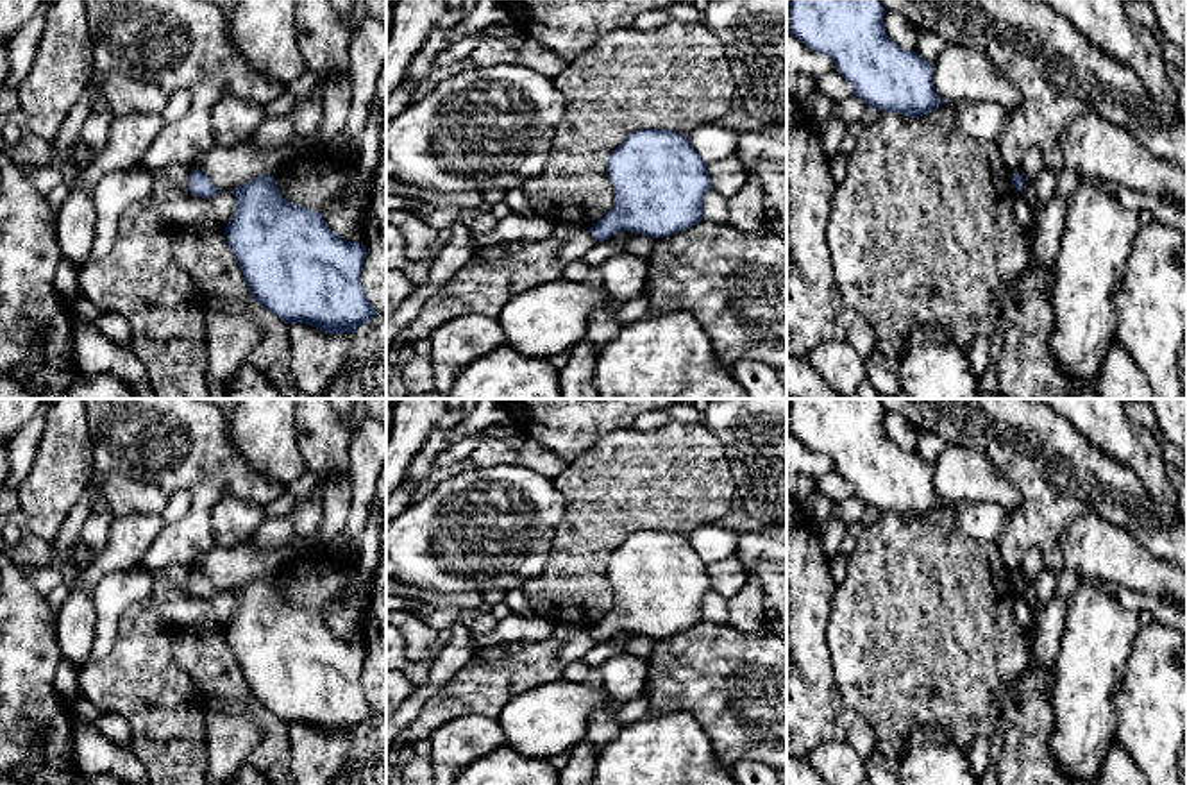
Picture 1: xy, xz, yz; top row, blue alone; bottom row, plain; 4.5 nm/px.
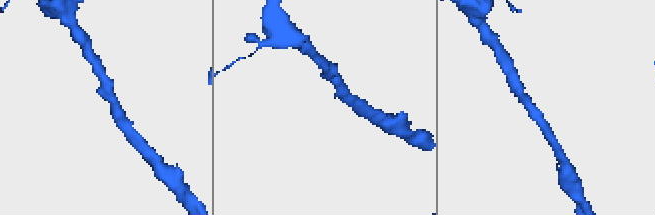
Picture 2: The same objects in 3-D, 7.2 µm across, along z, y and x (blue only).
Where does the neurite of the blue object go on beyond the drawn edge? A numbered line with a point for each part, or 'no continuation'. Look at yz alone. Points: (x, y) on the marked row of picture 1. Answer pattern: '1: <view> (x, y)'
no continuation

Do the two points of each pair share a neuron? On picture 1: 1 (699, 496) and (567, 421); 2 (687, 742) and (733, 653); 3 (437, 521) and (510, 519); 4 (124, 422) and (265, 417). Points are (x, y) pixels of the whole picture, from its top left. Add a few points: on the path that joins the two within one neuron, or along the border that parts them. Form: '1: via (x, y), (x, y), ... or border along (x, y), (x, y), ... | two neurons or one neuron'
1: border along (631, 426), (612, 430), (567, 464) | two neurons
2: border along (656, 714), (689, 712), (719, 759) | two neurons
3: via (454, 521), (492, 521) | one neuron
4: border along (224, 417), (227, 438), (244, 456) | two neurons

